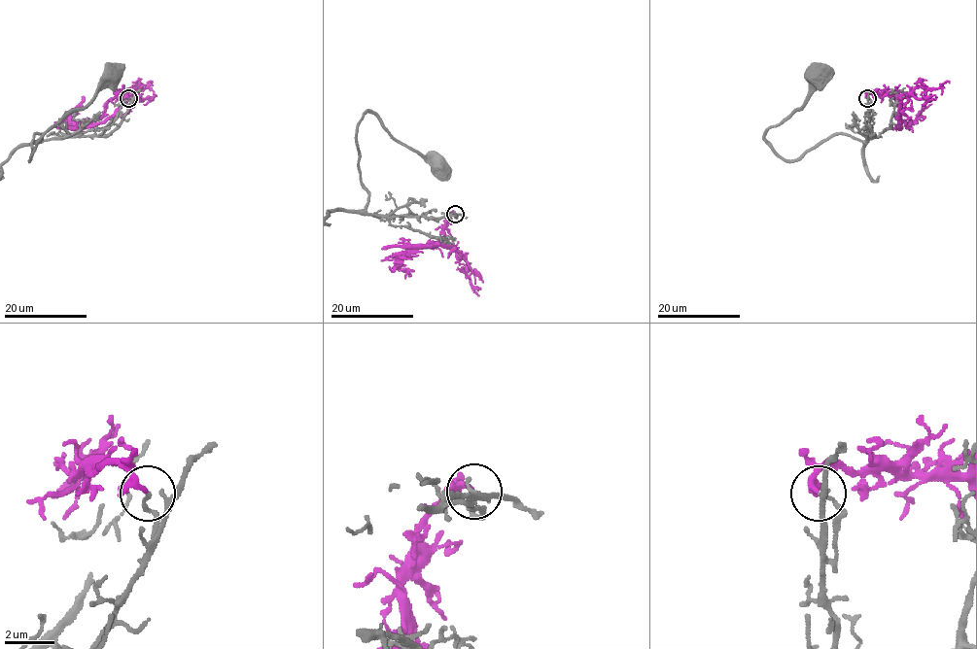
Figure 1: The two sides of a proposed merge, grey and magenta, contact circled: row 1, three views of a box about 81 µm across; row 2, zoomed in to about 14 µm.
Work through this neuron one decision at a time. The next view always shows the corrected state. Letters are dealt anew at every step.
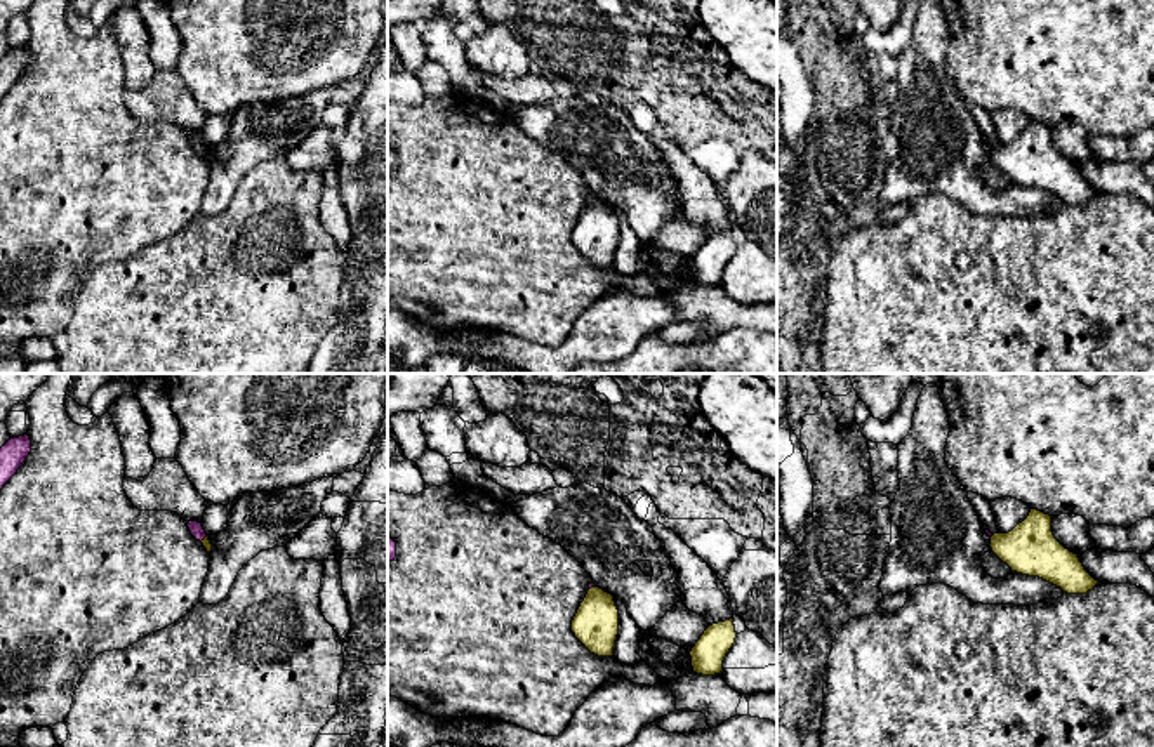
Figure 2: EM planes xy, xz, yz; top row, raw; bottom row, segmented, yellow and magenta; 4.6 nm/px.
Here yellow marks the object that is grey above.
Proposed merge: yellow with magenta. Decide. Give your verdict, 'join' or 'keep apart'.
keep apart

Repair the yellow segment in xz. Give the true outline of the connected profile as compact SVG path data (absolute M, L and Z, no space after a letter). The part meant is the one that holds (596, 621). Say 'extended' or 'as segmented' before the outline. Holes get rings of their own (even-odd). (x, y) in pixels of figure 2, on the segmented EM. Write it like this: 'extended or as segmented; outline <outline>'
as segmented; outline M593 585L572 620L572 632L591 653L612 657L619 634L613 596Z

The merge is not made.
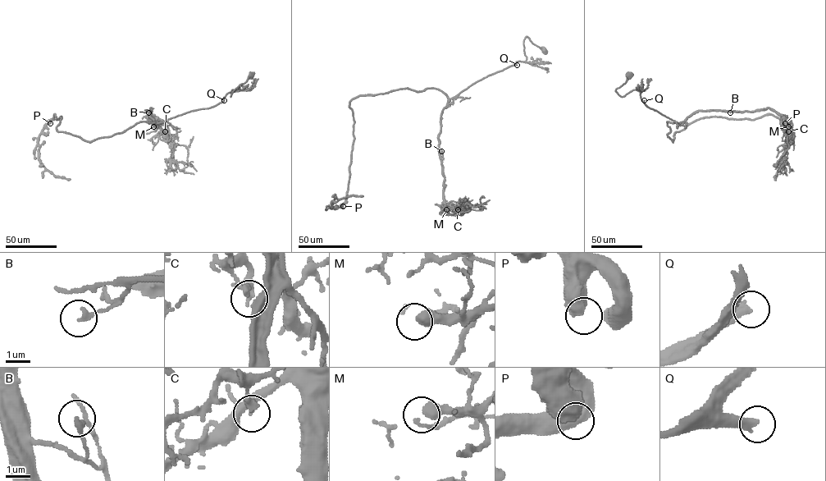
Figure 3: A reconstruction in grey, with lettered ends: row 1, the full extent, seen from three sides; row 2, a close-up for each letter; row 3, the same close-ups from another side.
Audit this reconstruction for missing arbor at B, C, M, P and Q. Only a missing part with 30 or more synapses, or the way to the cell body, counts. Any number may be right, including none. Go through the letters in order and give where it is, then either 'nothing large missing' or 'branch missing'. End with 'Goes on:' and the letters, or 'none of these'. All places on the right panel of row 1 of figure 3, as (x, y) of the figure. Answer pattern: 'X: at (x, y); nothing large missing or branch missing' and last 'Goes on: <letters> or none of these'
B: at (730, 112); nothing large missing
C: at (788, 131); nothing large missing
M: at (788, 126); nothing large missing
P: at (785, 123); nothing large missing
Q: at (644, 100); branch missing
Goes on: Q

